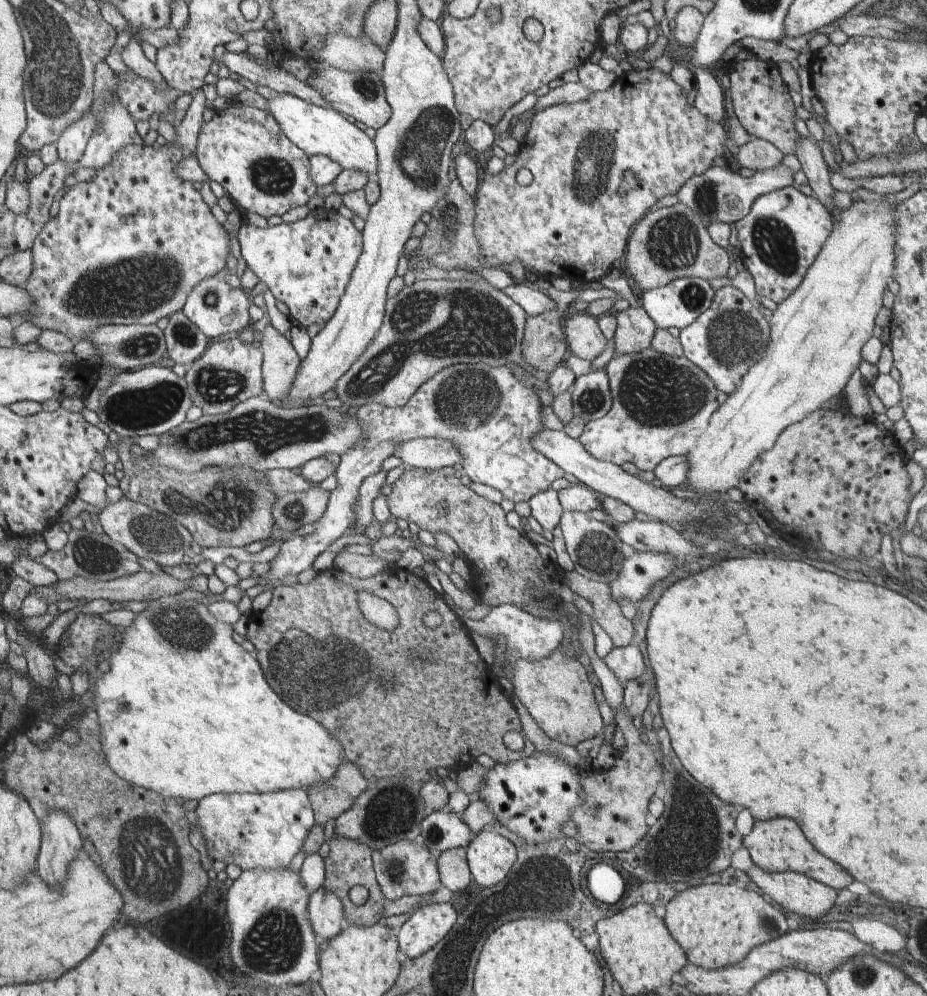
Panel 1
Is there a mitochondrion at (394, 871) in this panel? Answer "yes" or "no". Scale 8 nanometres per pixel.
yes

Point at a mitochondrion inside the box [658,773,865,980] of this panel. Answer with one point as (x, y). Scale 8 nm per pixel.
(767, 924)

